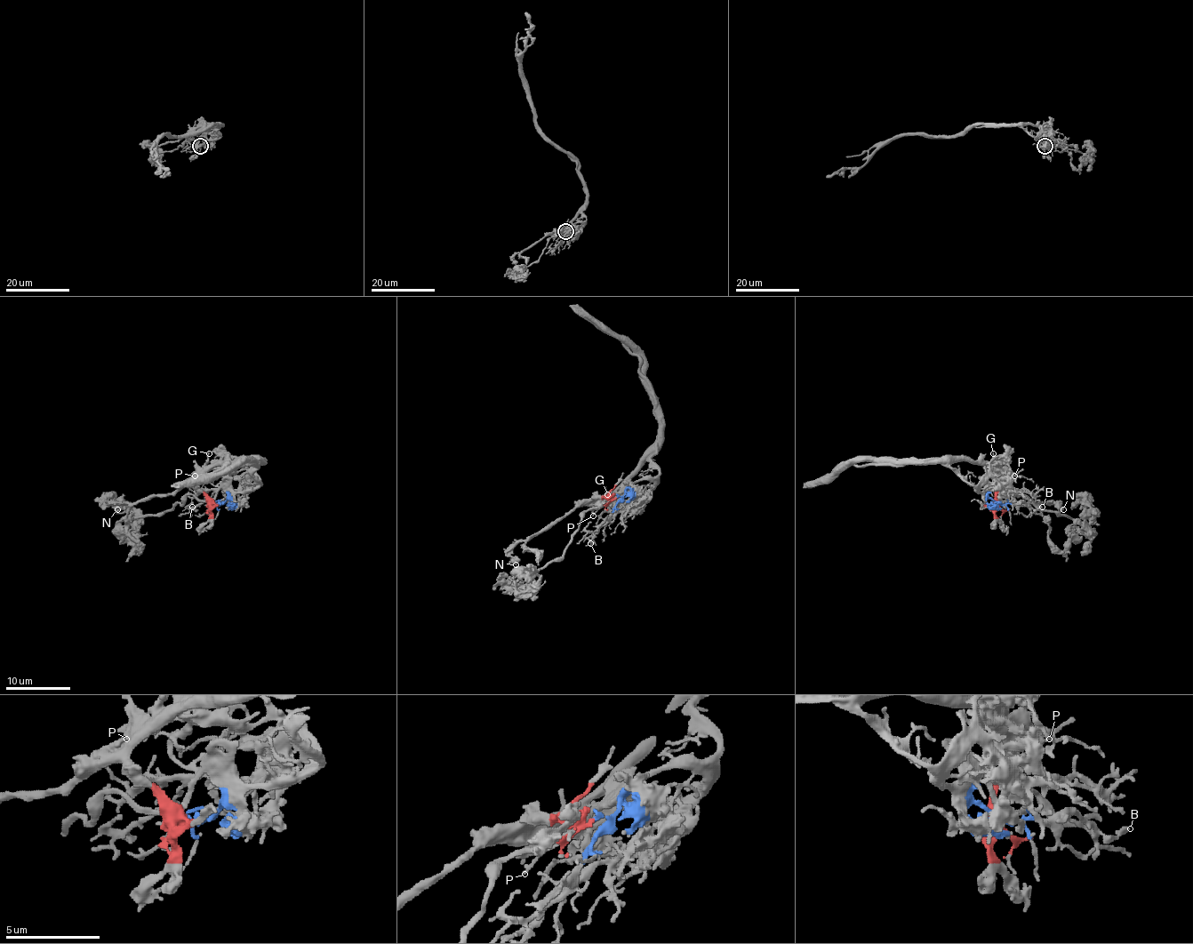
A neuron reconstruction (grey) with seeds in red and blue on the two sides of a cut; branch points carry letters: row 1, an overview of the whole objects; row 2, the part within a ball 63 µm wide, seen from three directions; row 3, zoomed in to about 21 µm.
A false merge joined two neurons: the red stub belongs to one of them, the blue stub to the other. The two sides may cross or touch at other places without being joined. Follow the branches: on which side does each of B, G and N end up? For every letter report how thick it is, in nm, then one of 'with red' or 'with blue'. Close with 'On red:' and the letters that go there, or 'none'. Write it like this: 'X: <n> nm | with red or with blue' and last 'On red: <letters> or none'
B: 180 nm | with blue
G: 170 nm | with red
N: 550 nm | with red
On red: G, N

